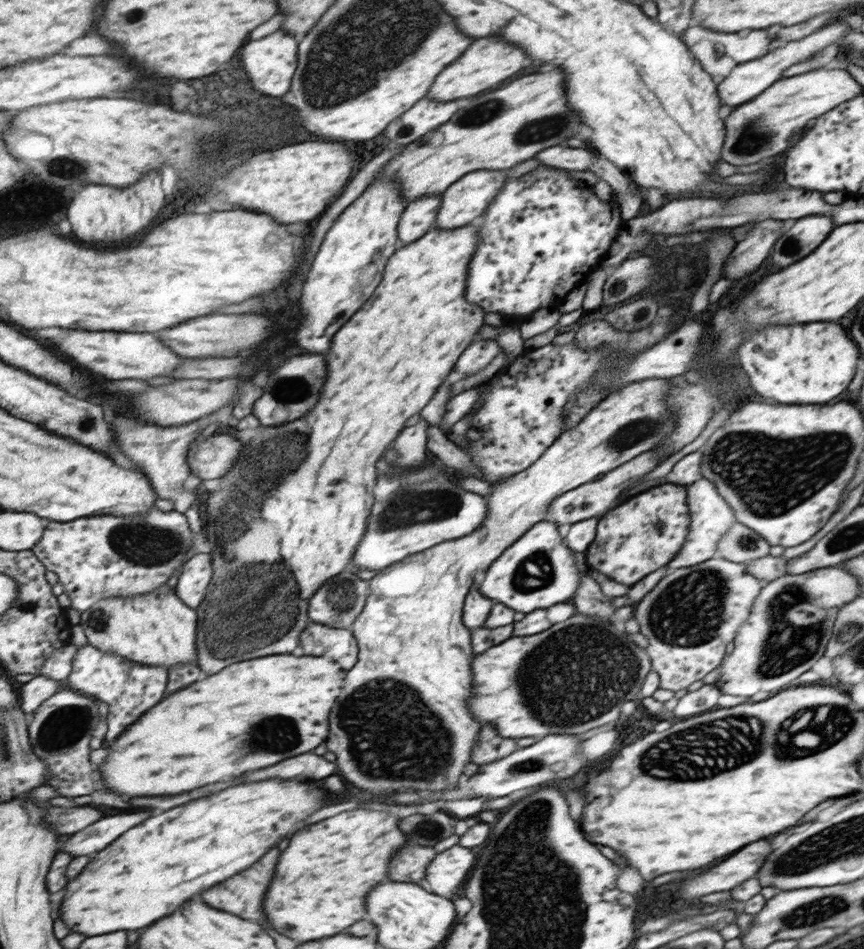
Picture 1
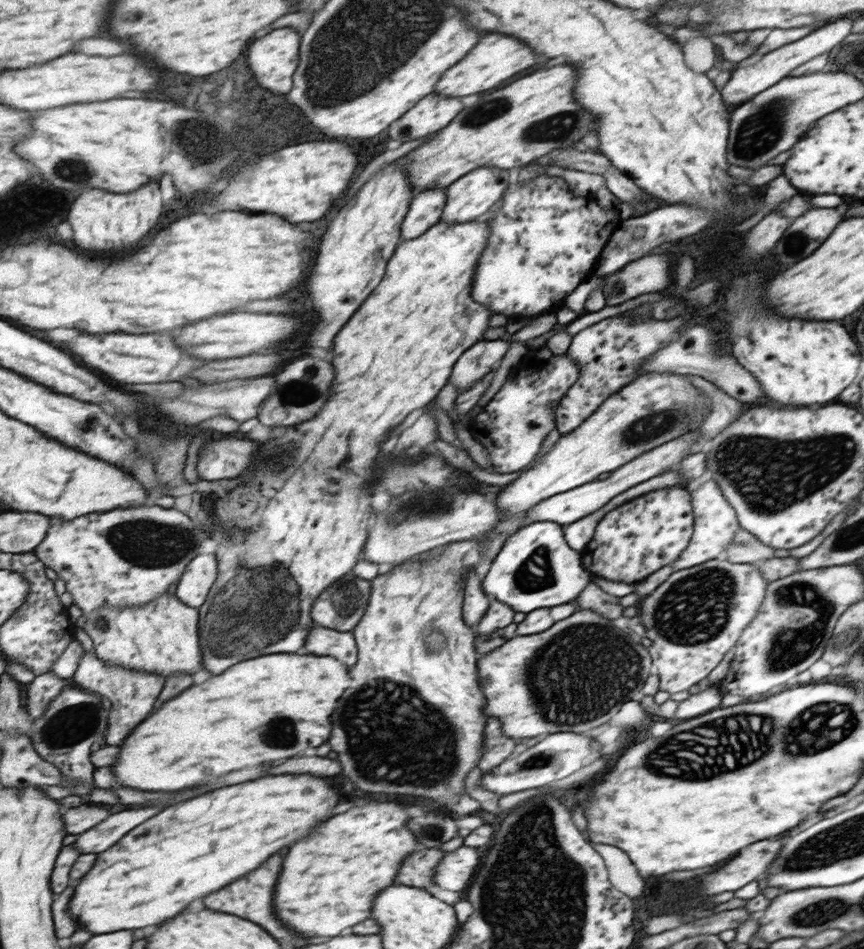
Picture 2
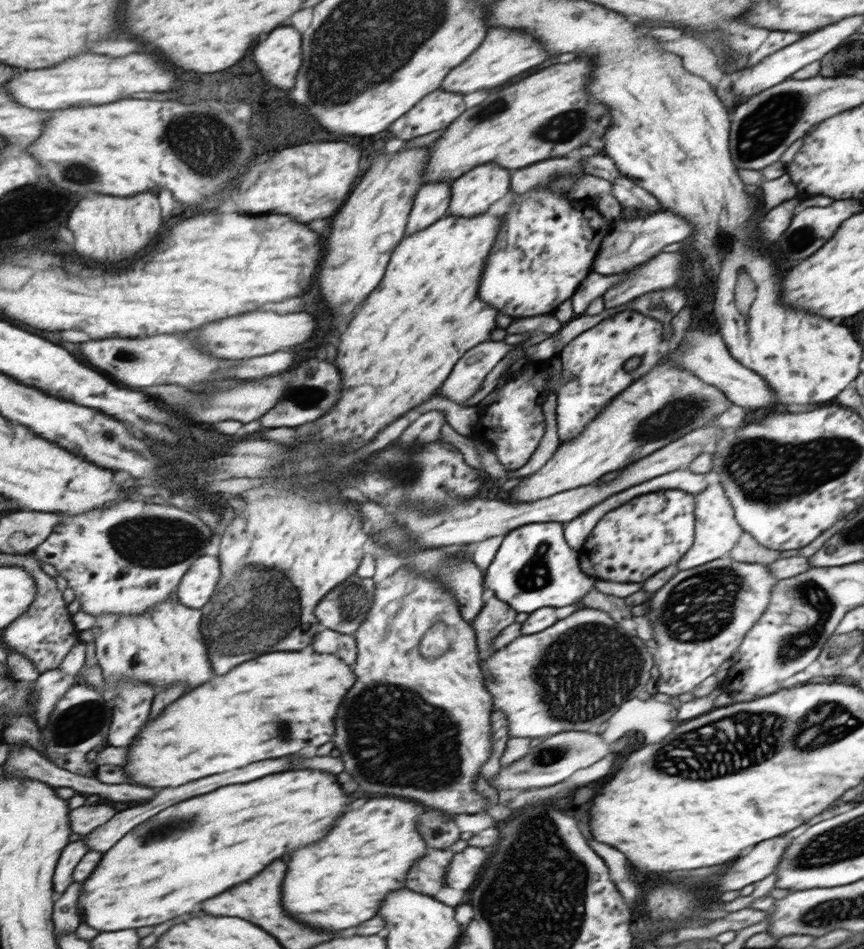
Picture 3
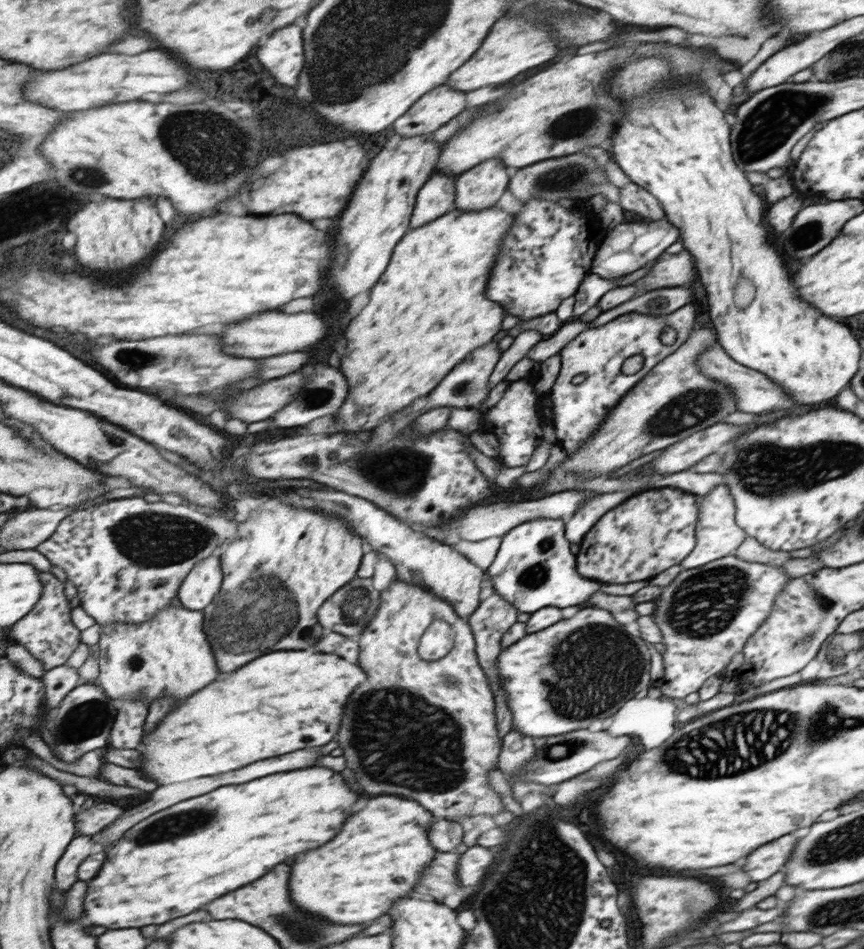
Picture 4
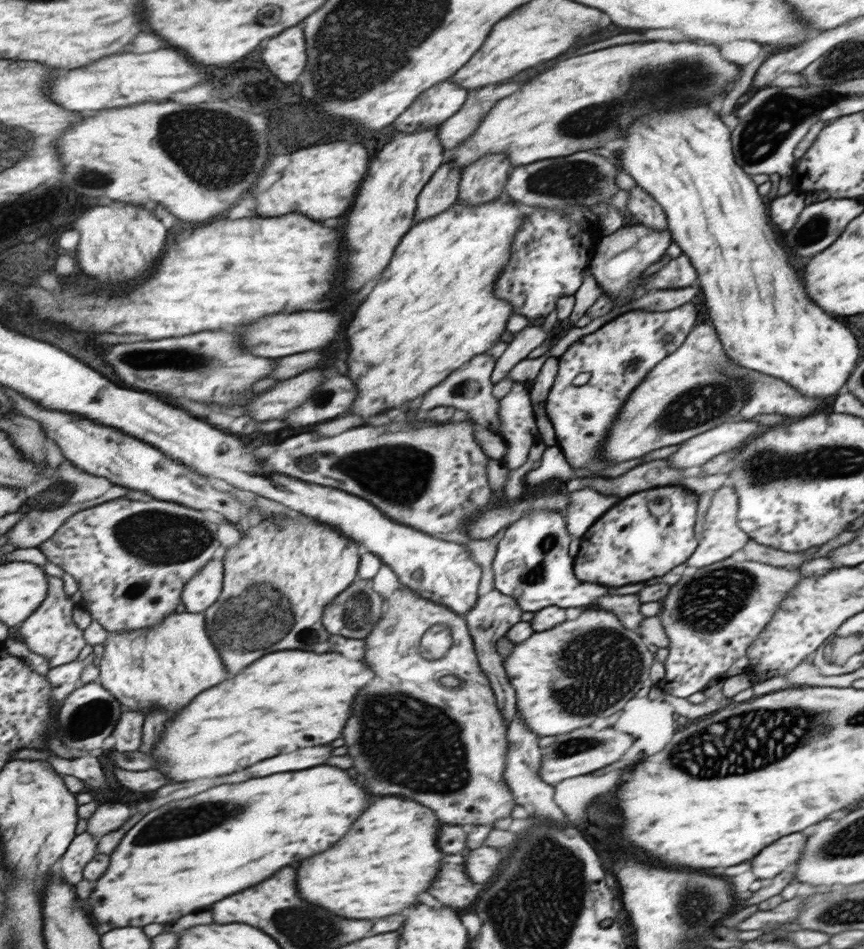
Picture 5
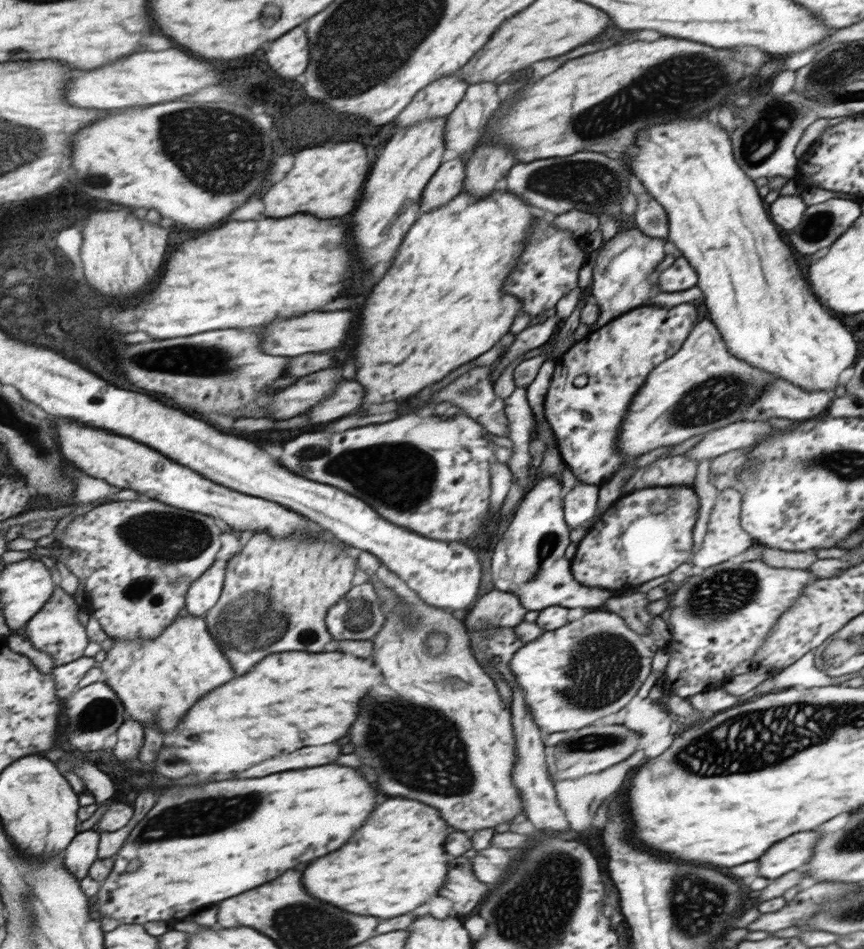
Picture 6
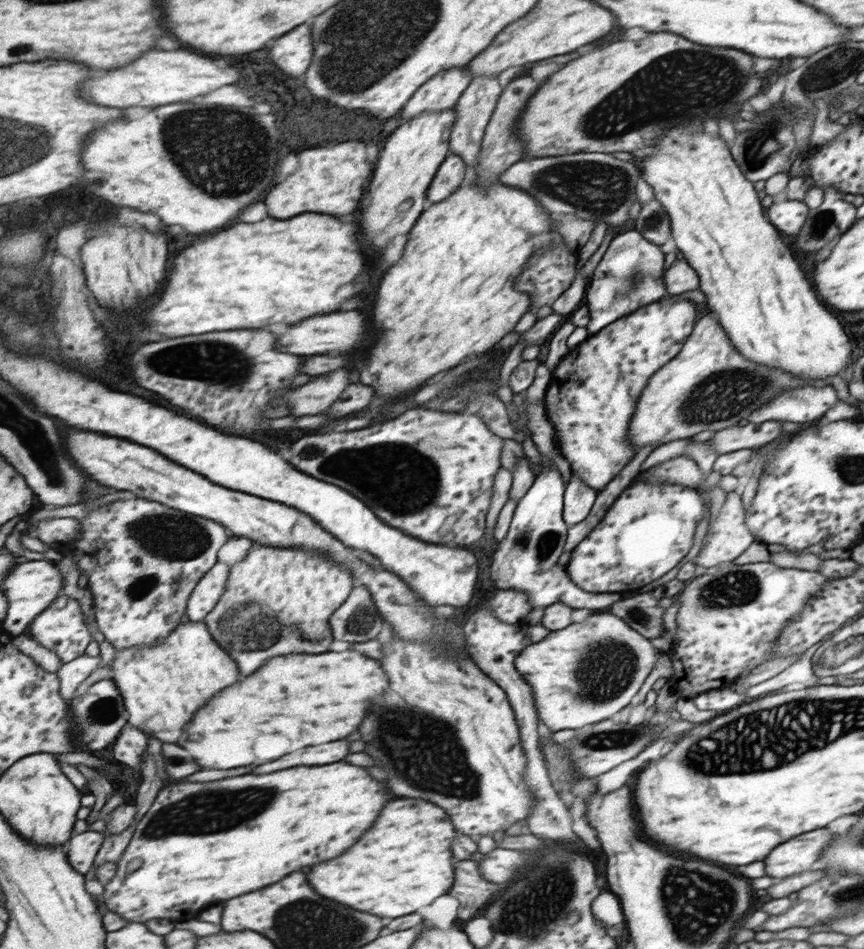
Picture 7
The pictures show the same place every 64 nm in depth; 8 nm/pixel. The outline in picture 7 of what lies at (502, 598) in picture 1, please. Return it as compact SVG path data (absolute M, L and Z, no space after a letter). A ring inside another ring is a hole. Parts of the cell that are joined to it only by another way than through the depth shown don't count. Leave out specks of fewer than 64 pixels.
M558 455L555 460L540 462L537 466L537 478L533 479L532 486L516 502L505 537L496 543L491 555L489 576L498 590L522 590L529 606L549 606L561 602L569 608L607 608L619 600L619 594L585 592L567 578L567 566L555 565L566 542L568 529L562 520L564 485L558 472L559 459Z

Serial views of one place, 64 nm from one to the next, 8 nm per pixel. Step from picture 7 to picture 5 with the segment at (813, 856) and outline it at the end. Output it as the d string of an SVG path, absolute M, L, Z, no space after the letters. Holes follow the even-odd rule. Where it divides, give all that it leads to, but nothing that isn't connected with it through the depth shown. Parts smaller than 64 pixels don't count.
M797 832L781 838L781 842L773 842L773 846L765 846L765 850L761 850L761 854L751 862L753 876L763 880L775 877L775 874L781 872L787 864L793 864L799 859L797 856L805 839L807 836Z

